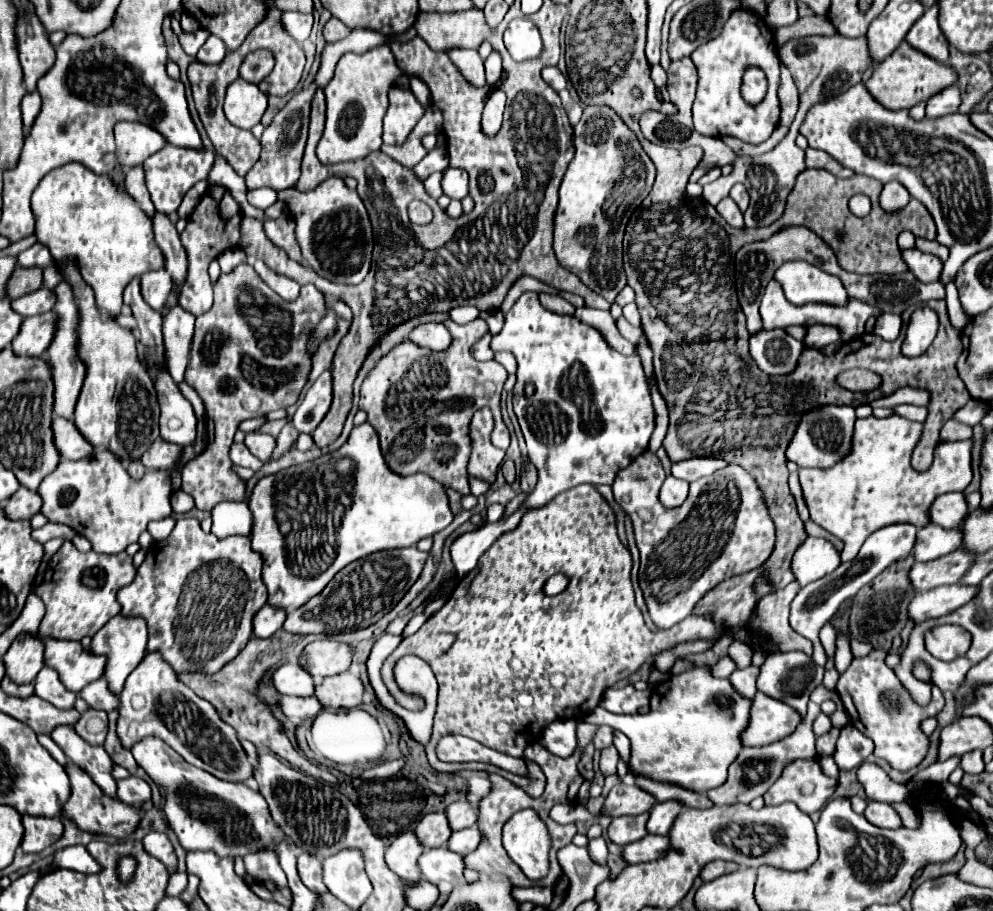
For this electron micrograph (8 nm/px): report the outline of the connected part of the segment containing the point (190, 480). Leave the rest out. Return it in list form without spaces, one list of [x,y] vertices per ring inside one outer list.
[[[240,264],[230,274],[222,274],[220,280],[216,282],[212,308],[196,318],[196,332],[186,370],[186,382],[200,394],[200,398],[206,404],[206,422],[208,422],[208,446],[198,456],[198,460],[194,460],[192,464],[188,464],[188,468],[184,468],[180,486],[186,494],[194,498],[198,510],[212,510],[218,502],[224,500],[242,502],[246,498],[246,482],[238,474],[234,474],[232,460],[228,456],[238,424],[242,420],[260,418],[272,410],[296,404],[312,370],[312,354],[308,354],[308,338],[312,336],[316,324],[324,318],[326,310],[328,308],[324,294],[314,284],[304,284],[300,288],[298,300],[286,302],[280,300],[280,296],[276,296],[276,292],[272,292],[248,264]]]

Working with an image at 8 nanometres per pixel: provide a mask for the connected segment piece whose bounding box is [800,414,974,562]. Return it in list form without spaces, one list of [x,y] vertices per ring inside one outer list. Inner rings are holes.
[[[898,414],[890,418],[856,420],[852,452],[834,468],[800,468],[800,484],[810,518],[844,542],[842,562],[856,558],[864,540],[890,524],[912,524],[922,528],[930,524],[928,510],[932,502],[946,492],[962,492],[972,482],[972,440],[940,442],[934,452],[934,464],[928,472],[916,472],[910,466],[912,450],[922,434],[922,424]]]

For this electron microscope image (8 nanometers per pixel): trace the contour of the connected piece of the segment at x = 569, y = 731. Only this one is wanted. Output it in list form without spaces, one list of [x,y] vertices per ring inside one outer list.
[[[576,719],[556,720],[552,722],[544,734],[542,734],[542,744],[548,748],[552,754],[568,758],[574,754],[578,746],[578,736],[576,736]]]

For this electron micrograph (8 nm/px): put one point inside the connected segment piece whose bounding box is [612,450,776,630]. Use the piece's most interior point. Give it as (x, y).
(723, 530)

